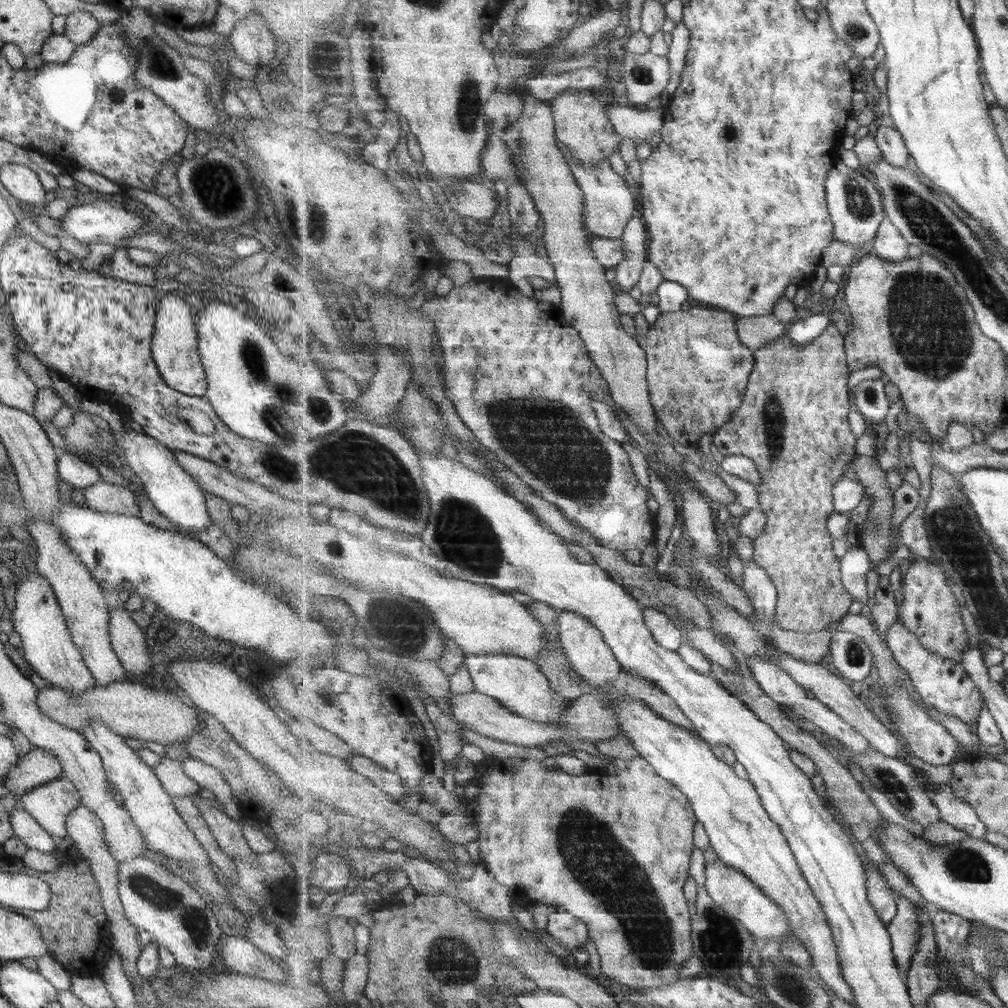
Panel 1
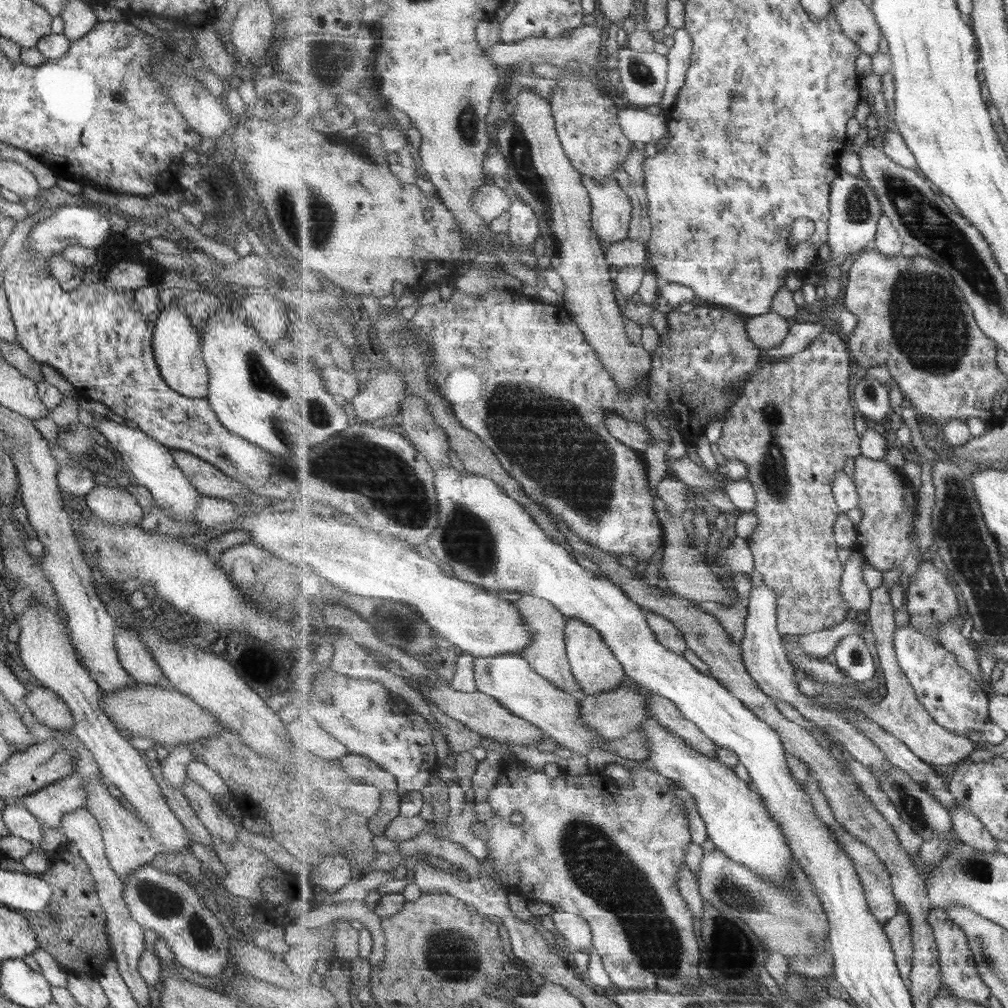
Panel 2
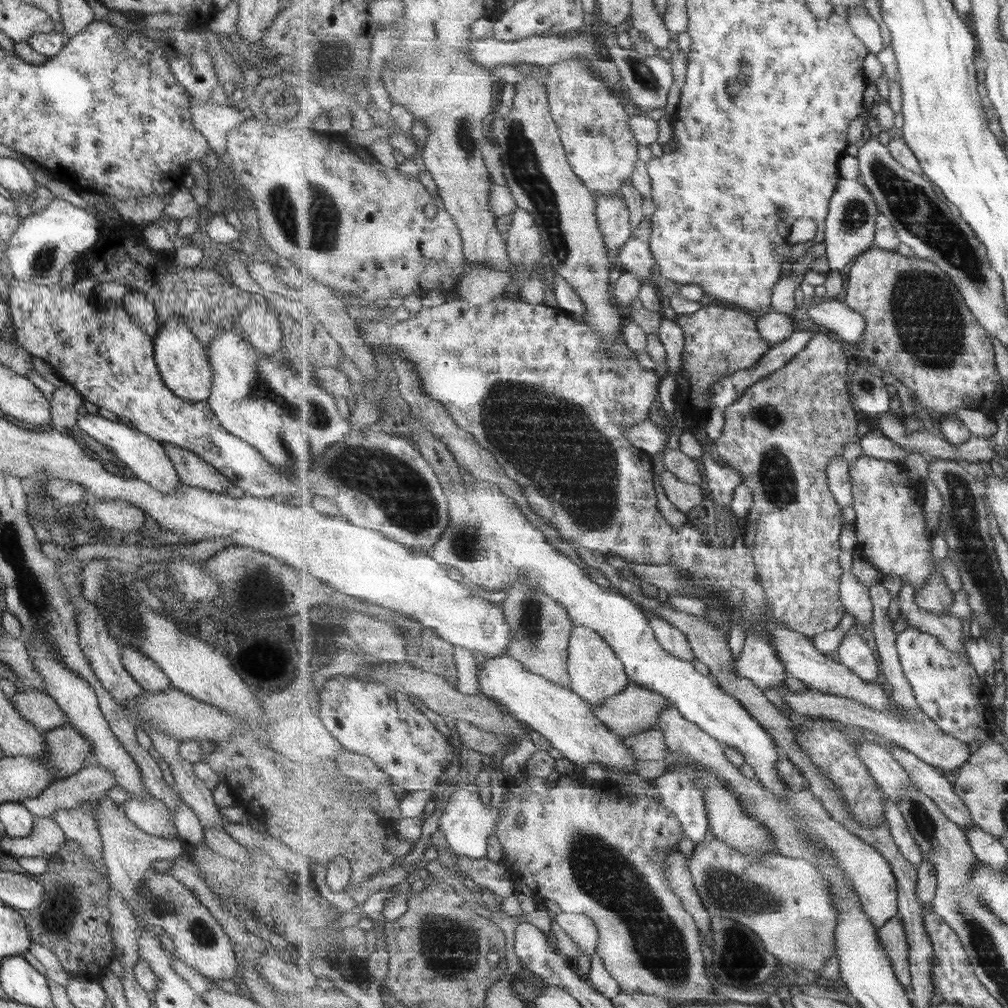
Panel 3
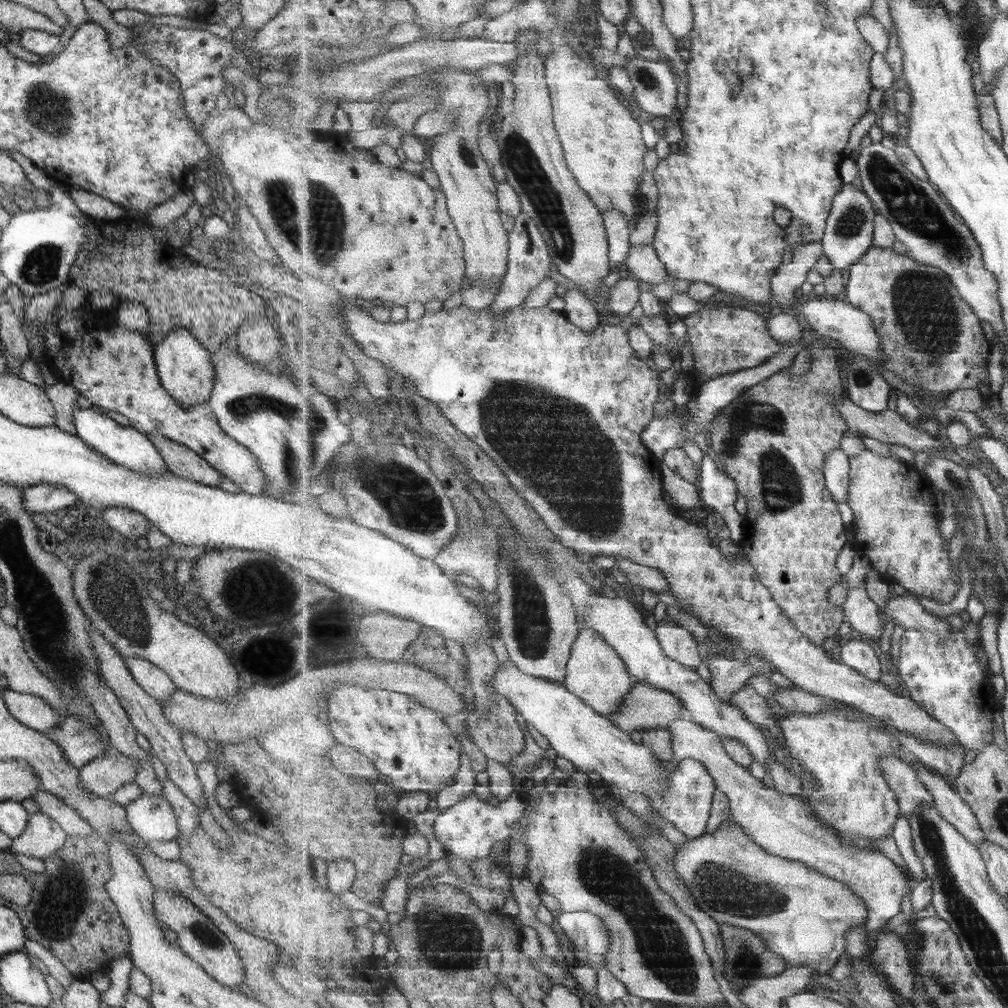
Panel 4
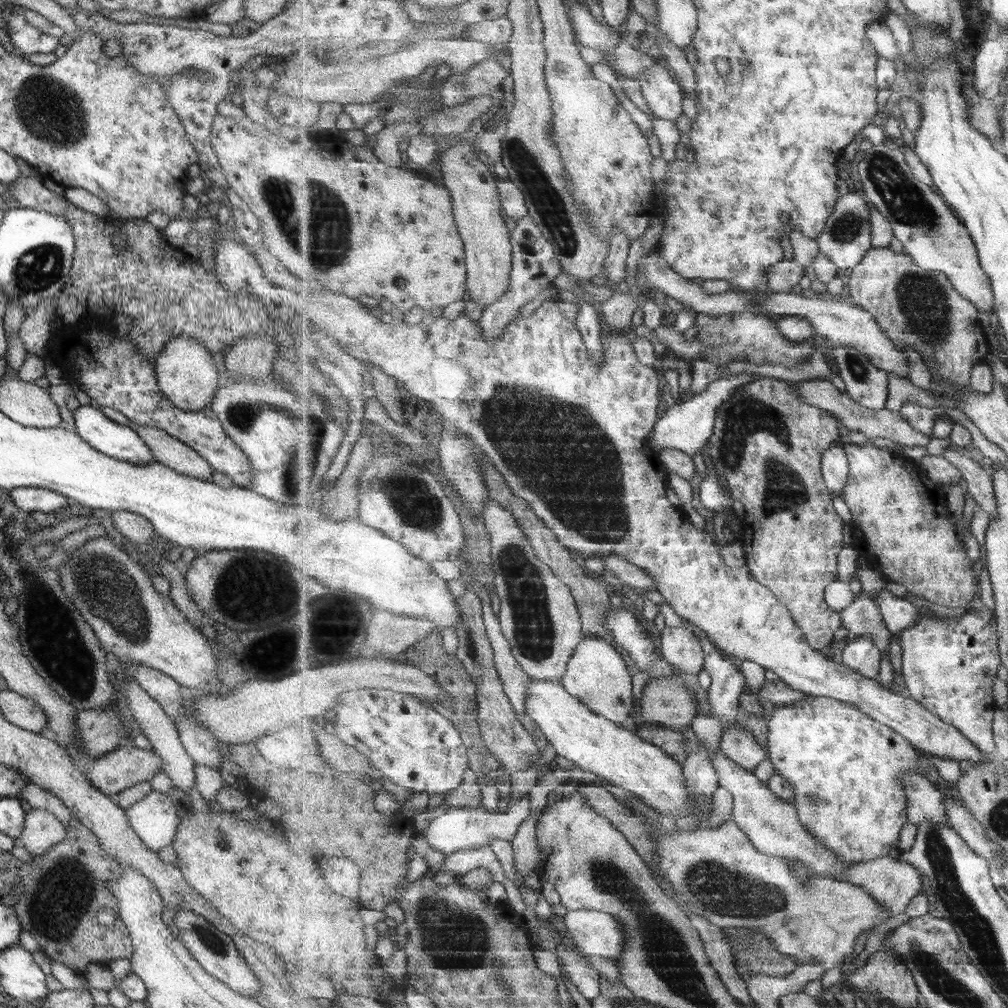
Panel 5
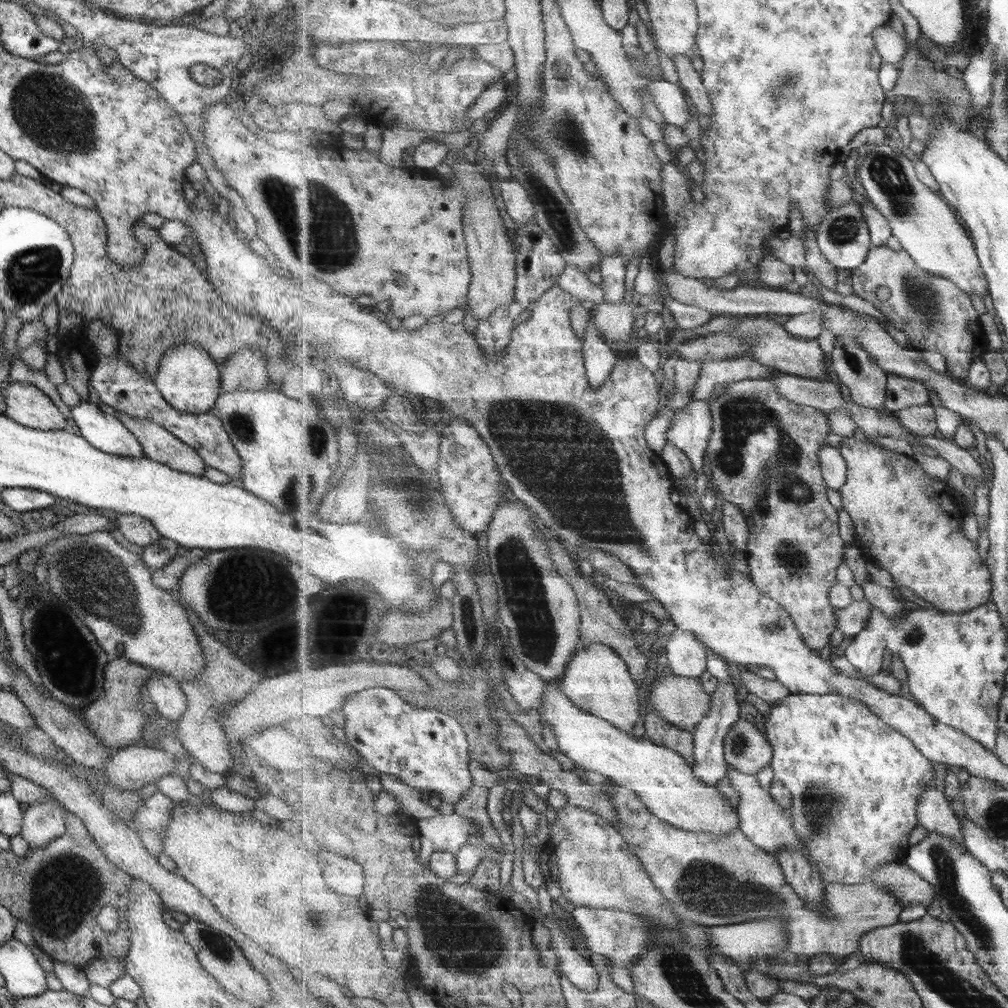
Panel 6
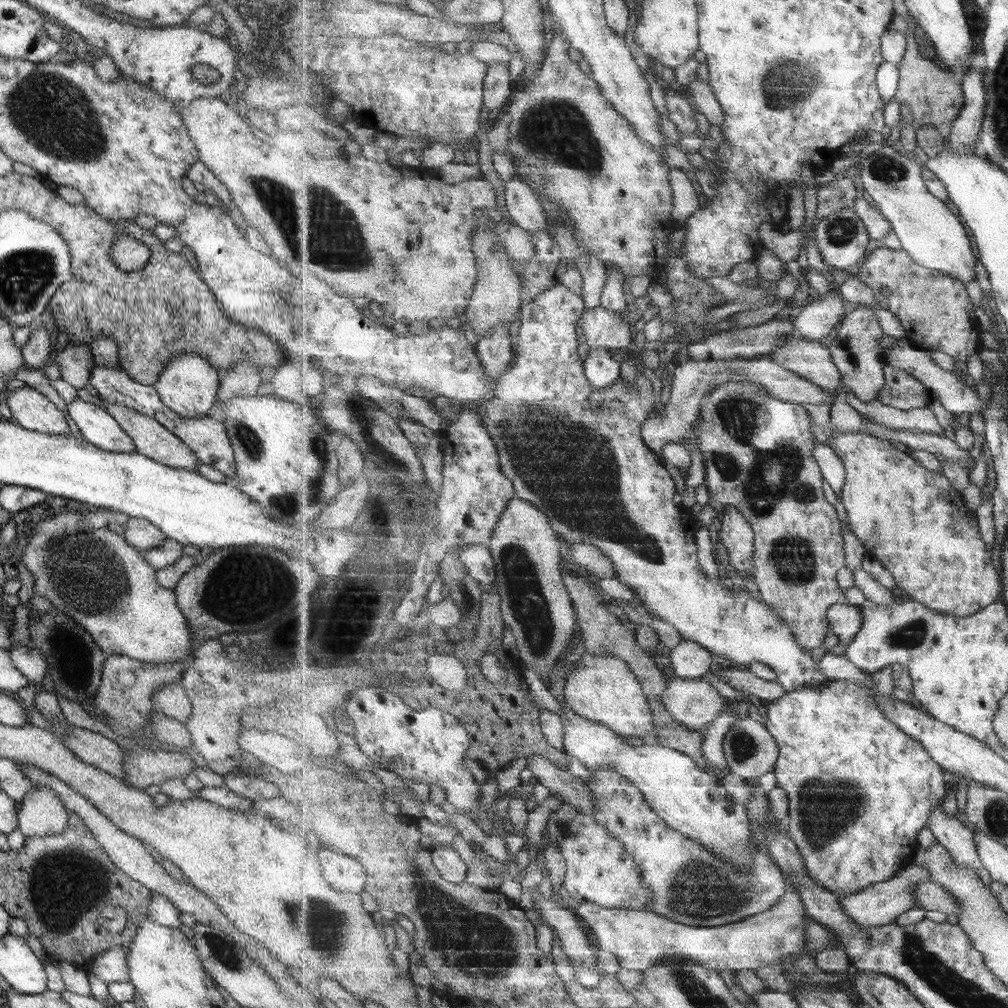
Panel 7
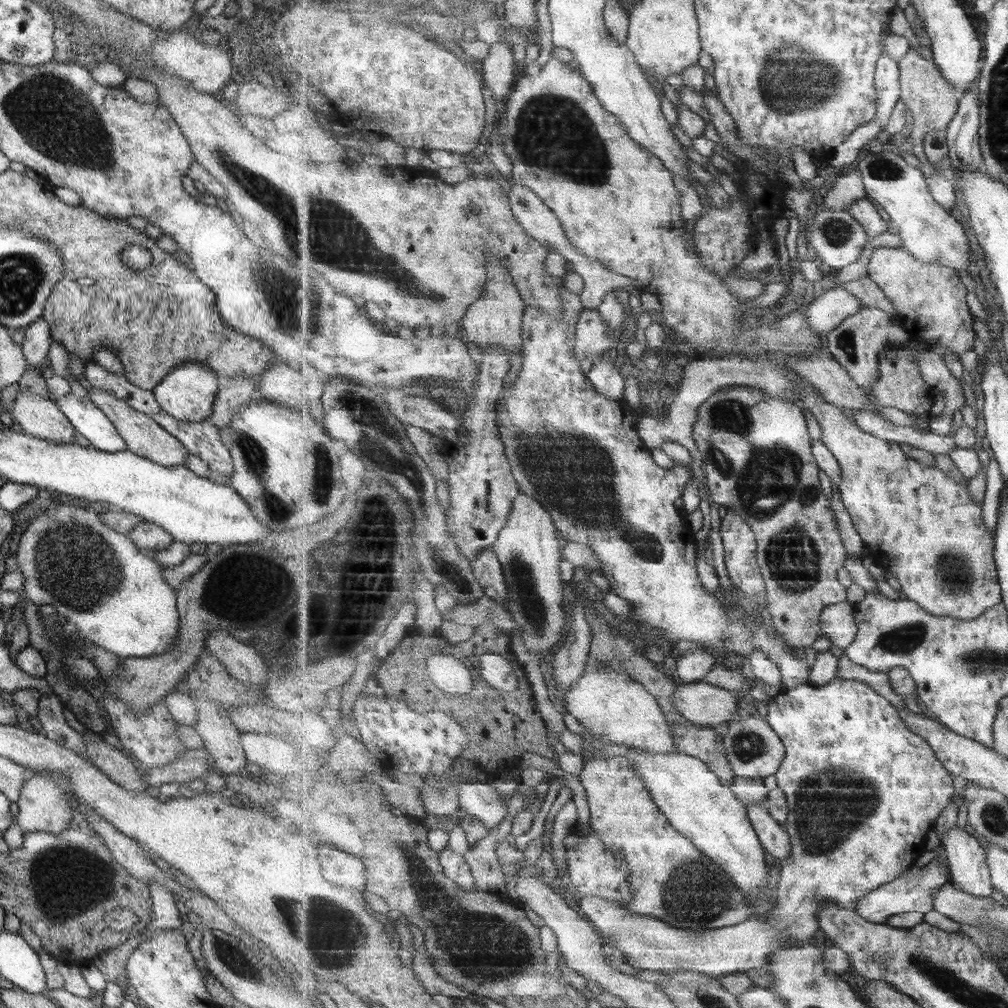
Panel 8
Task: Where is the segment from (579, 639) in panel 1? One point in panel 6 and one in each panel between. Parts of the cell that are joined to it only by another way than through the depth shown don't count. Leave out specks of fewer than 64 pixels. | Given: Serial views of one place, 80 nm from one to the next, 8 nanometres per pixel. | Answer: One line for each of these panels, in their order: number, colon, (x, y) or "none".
2: (598, 670)
3: (597, 672)
4: (596, 672)
5: (598, 675)
6: (597, 679)

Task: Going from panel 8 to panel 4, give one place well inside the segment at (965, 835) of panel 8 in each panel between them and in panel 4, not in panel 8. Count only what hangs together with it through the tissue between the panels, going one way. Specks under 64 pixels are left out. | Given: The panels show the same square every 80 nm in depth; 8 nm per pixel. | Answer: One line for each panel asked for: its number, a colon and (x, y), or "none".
4: (911, 791)
5: (925, 802)
6: (935, 813)
7: (950, 831)

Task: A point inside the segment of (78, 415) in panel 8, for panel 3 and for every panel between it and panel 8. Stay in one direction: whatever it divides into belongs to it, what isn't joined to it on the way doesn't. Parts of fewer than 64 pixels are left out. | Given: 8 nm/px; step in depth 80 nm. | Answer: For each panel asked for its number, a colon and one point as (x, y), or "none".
3: (141, 456)
4: (124, 445)
5: (117, 441)
6: (104, 432)
7: (97, 427)

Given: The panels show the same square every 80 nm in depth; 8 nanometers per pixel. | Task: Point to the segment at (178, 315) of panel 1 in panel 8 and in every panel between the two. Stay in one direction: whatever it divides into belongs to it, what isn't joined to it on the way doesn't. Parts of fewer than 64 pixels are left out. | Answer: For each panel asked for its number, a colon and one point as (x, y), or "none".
2: (175, 344)
3: (180, 359)
4: (184, 370)
5: (185, 375)
6: (187, 378)
7: (187, 385)
8: (187, 393)

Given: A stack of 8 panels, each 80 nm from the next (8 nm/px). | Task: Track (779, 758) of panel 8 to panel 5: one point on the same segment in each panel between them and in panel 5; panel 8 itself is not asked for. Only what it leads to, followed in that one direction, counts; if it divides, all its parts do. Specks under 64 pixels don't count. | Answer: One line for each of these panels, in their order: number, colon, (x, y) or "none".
5: (737, 743)
6: (747, 749)
7: (751, 751)

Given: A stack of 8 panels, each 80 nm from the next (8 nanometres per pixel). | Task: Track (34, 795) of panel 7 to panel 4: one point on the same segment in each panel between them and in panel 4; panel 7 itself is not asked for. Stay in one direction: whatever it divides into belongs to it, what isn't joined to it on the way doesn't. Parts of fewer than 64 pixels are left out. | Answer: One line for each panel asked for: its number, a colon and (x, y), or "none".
4: (42, 837)
5: (41, 830)
6: (42, 822)

